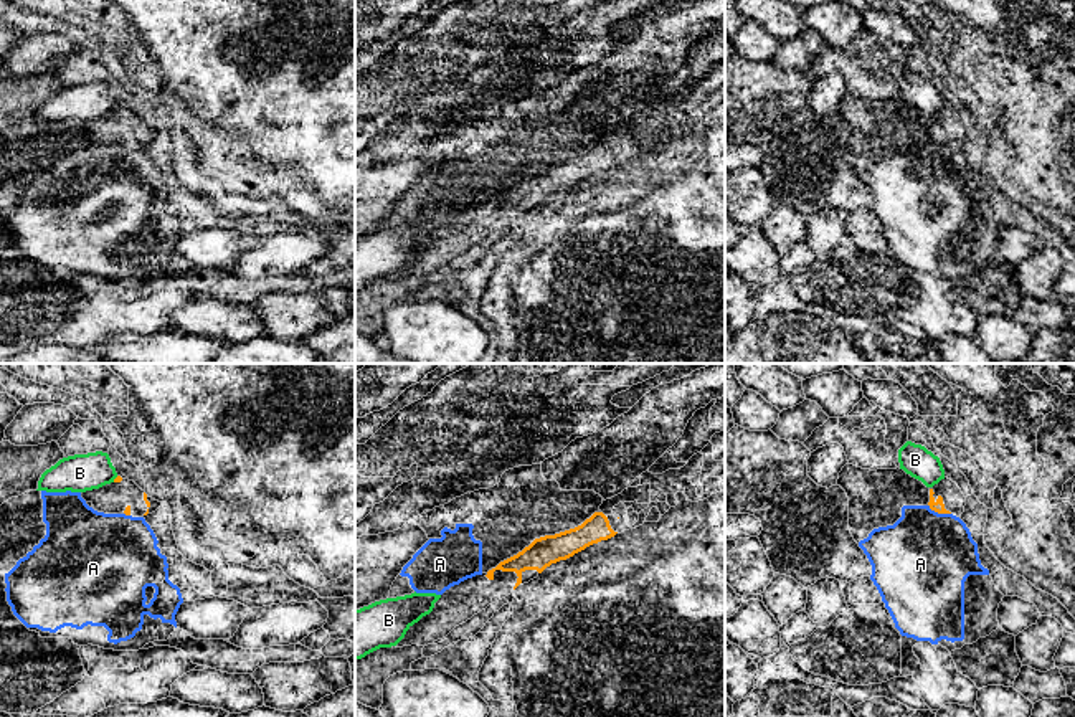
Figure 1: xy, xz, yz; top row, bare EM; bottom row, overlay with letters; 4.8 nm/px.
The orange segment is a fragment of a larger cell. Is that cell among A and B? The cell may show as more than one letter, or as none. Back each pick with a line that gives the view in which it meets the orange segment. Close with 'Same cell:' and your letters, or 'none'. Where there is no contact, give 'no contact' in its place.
Same cell: none

